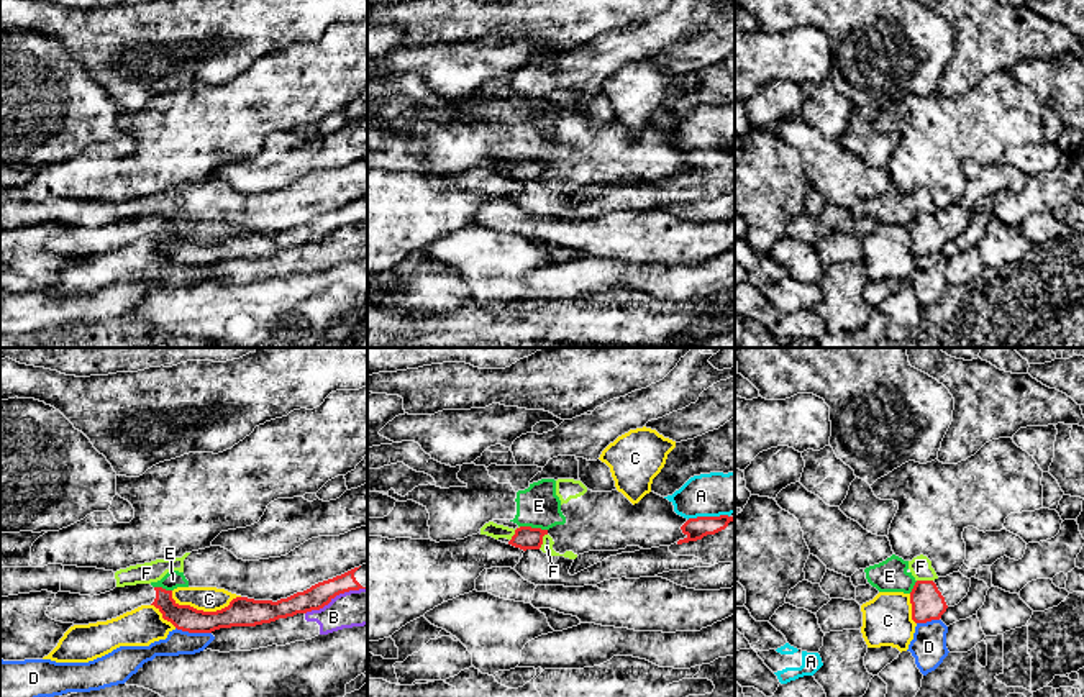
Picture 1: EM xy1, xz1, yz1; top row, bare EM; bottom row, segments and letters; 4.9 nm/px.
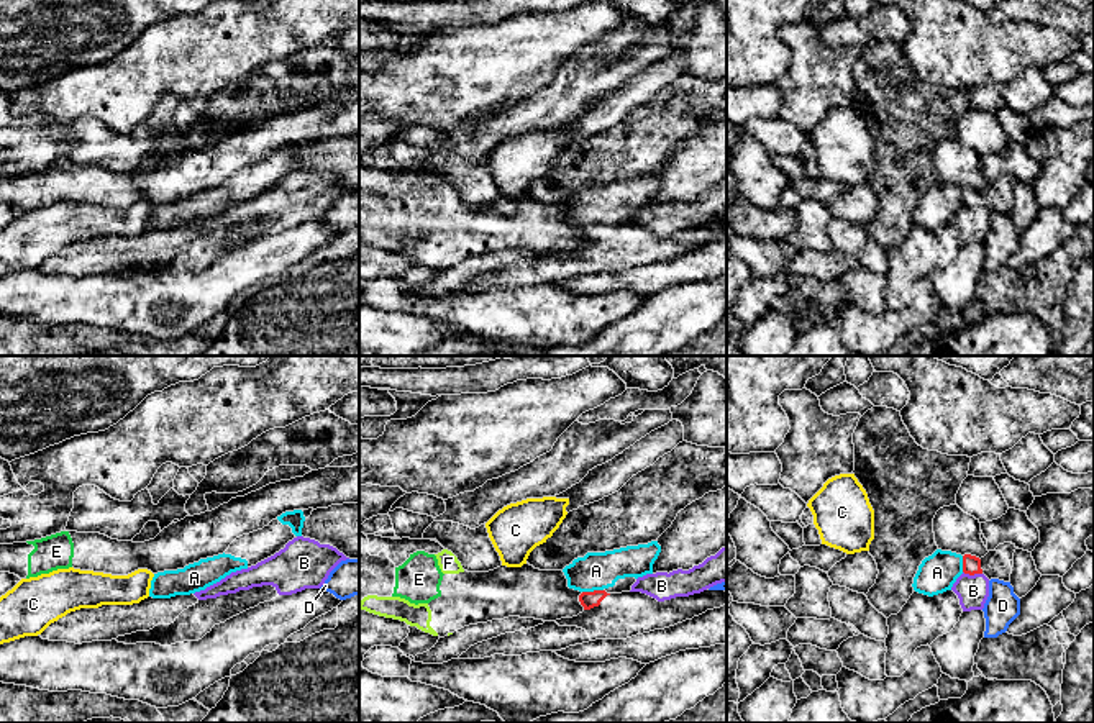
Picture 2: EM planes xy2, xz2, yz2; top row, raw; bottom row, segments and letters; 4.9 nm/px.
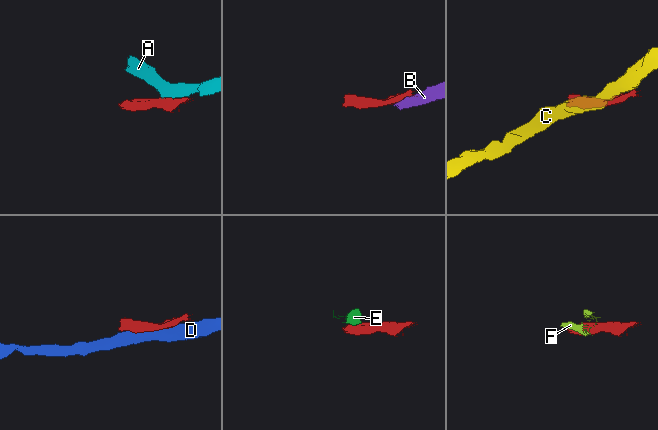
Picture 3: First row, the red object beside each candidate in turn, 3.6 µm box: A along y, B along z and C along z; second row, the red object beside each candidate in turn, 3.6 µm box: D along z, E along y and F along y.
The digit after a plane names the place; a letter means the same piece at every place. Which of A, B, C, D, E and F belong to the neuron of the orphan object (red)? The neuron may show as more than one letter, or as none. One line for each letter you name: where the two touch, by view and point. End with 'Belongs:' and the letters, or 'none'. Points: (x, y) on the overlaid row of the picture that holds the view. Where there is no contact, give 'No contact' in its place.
Belongs: none

